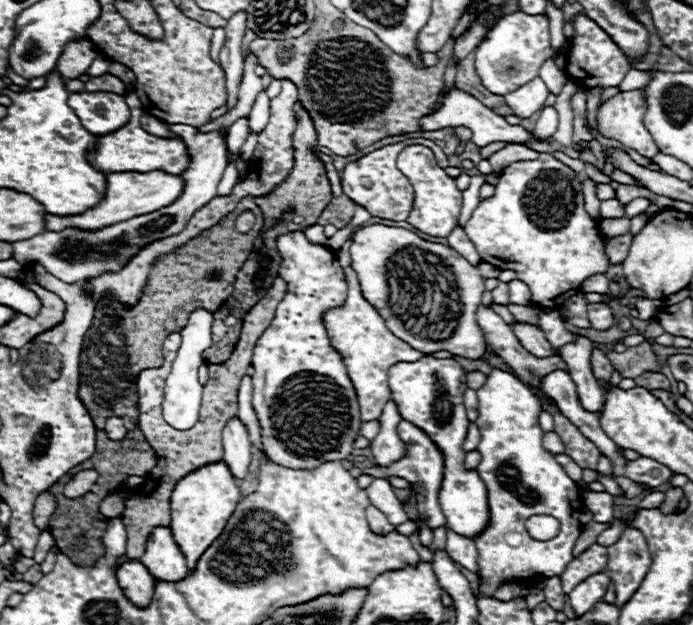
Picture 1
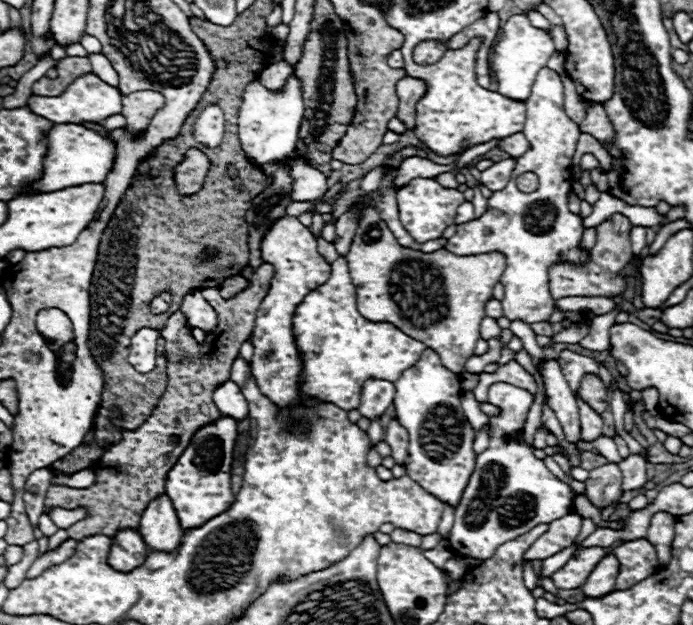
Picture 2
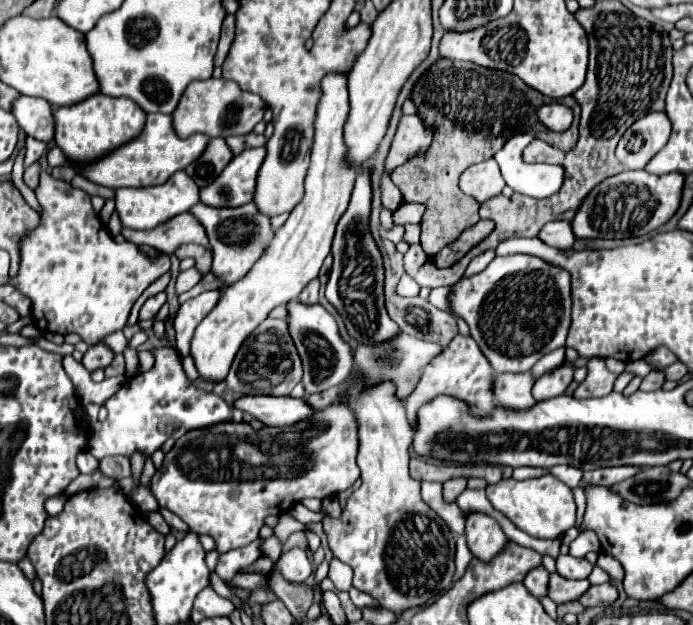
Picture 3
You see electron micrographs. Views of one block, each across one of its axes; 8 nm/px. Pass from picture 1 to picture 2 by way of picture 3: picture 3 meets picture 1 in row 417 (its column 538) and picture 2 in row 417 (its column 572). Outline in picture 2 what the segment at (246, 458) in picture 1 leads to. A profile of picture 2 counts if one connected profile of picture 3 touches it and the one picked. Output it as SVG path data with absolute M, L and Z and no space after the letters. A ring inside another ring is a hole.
M232 380L220 384L220 386L214 390L214 402L216 402L216 408L218 408L222 414L232 416L232 418L236 418L238 422L248 416L246 398L242 396L240 388L238 388Z

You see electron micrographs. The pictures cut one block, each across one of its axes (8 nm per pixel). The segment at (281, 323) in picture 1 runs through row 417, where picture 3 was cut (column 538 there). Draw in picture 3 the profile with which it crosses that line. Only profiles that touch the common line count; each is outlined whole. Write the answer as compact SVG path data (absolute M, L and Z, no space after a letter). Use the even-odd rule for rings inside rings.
M514 254L494 258L488 268L472 278L462 278L450 296L452 312L462 316L470 326L470 336L494 372L528 372L544 354L564 346L570 326L570 274L558 266L546 264L538 256Z

